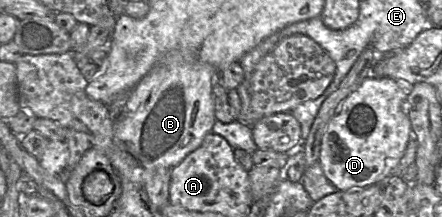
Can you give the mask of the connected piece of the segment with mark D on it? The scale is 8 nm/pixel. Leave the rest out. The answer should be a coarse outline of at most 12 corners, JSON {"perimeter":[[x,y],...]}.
{"perimeter":[[370,75],[318,163],[338,191],[381,182],[412,136],[409,87]]}

